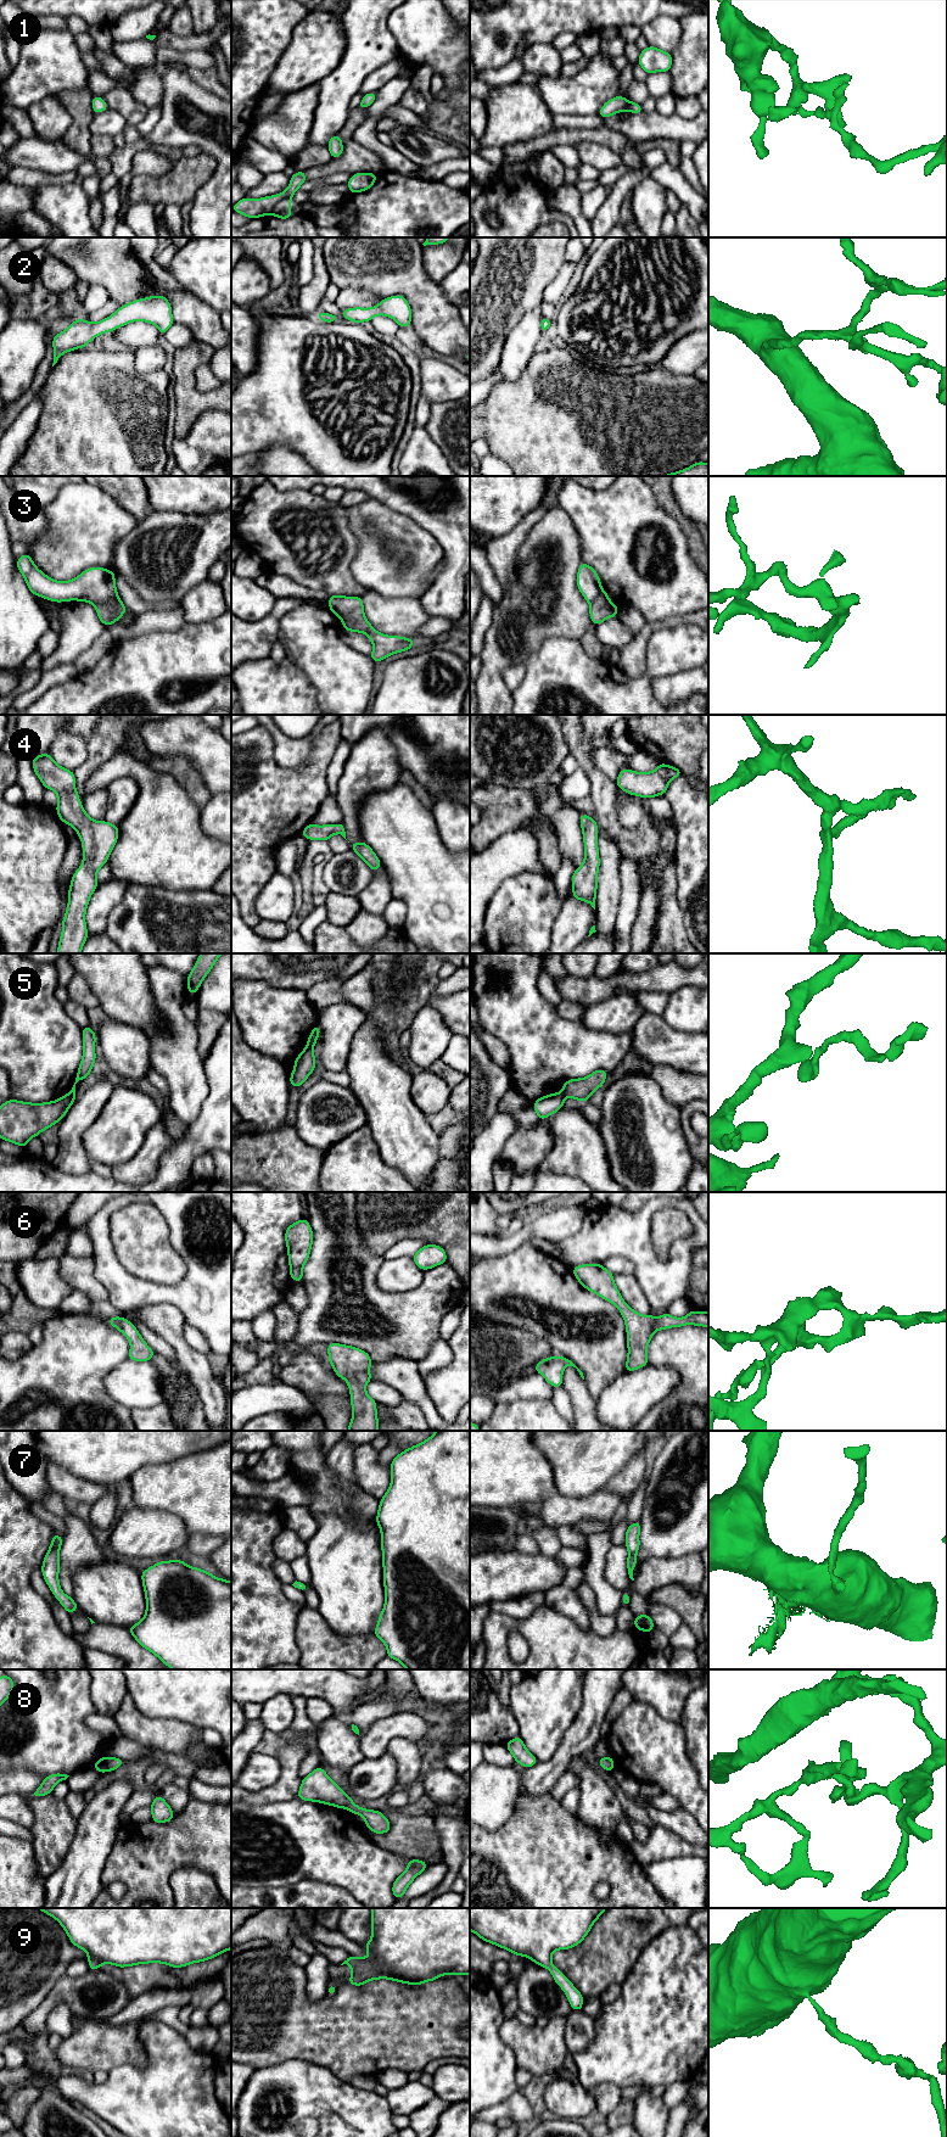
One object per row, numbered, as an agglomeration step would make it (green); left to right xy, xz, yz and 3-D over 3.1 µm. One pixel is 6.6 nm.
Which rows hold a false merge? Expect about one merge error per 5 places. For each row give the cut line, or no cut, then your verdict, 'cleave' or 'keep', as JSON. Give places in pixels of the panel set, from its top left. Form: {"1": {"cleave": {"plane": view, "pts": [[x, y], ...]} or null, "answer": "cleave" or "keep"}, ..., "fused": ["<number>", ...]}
{"1": {"cleave": null, "answer": "keep"}, "2": {"cleave": null, "answer": "keep"}, "3": {"cleave": {"plane": "xy", "pts": [[117, 597], [99, 602], [95, 605]]}, "answer": "cleave"}, "4": {"cleave": null, "answer": "keep"}, "5": {"cleave": {"plane": "xz", "pts": [[311, 1046], [306, 1049]]}, "answer": "cleave"}, "6": {"cleave": null, "answer": "keep"}, "7": {"cleave": null, "answer": "keep"}, "8": {"cleave": null, "answer": "keep"}, "9": {"cleave": null, "answer": "keep"}, "fused": ["3", "5"]}

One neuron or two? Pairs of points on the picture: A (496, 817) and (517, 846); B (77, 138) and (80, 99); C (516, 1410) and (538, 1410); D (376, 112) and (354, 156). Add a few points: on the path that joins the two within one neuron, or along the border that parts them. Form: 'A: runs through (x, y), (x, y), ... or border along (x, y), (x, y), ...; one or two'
A: border along (534, 835), (525, 829), (506, 831), (485, 849); two
B: runs through (79, 128), (80, 108); one
C: runs through (521, 1410), (533, 1410); one
D: border along (353, 138), (374, 151), (382, 161); two

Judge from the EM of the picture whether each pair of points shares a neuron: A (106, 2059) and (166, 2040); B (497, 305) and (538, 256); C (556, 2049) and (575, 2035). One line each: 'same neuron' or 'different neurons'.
A: different neurons
B: same neuron
C: different neurons

